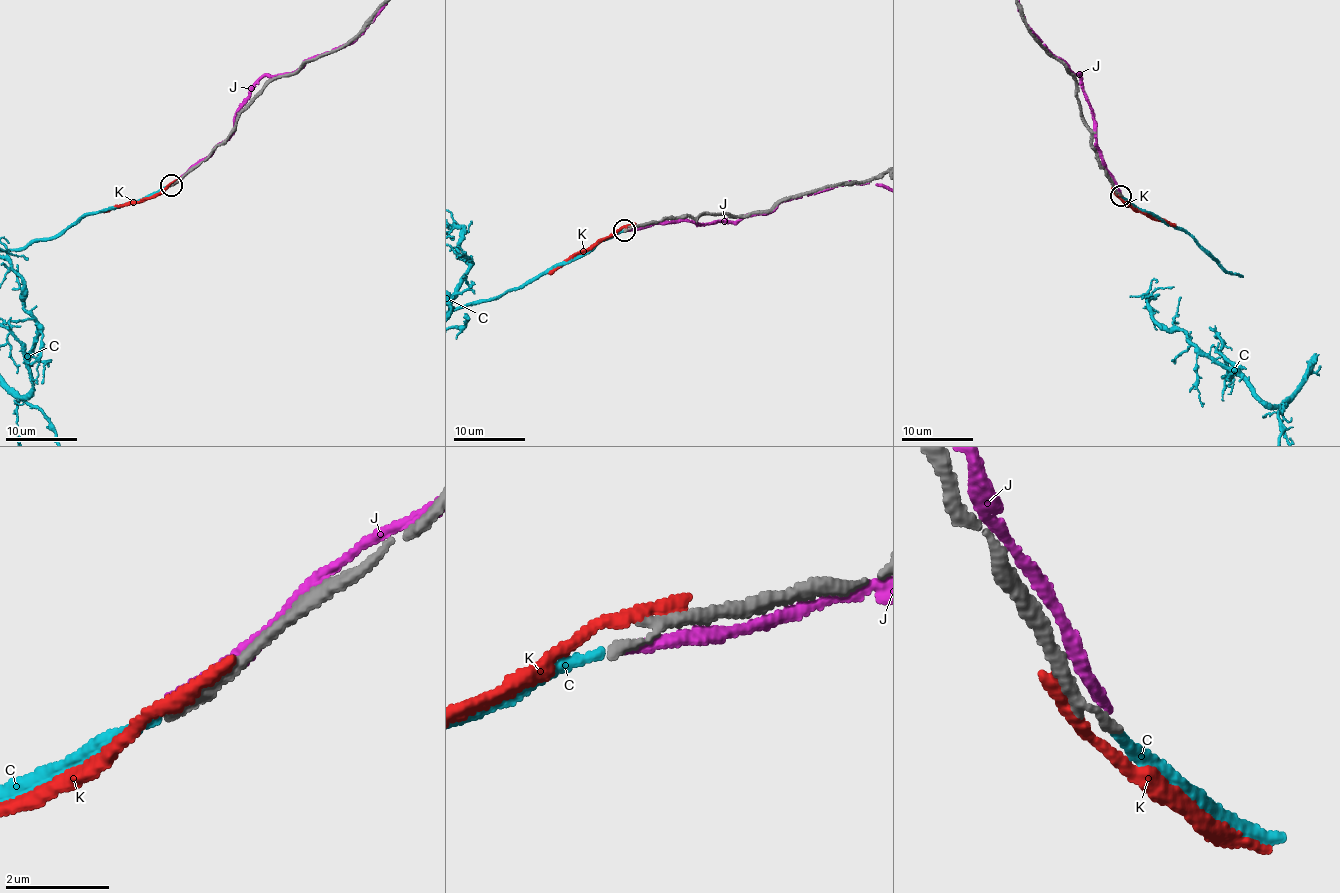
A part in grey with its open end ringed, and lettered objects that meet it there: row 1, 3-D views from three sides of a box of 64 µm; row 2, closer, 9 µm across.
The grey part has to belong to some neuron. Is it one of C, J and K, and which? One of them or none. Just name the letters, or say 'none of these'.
C

